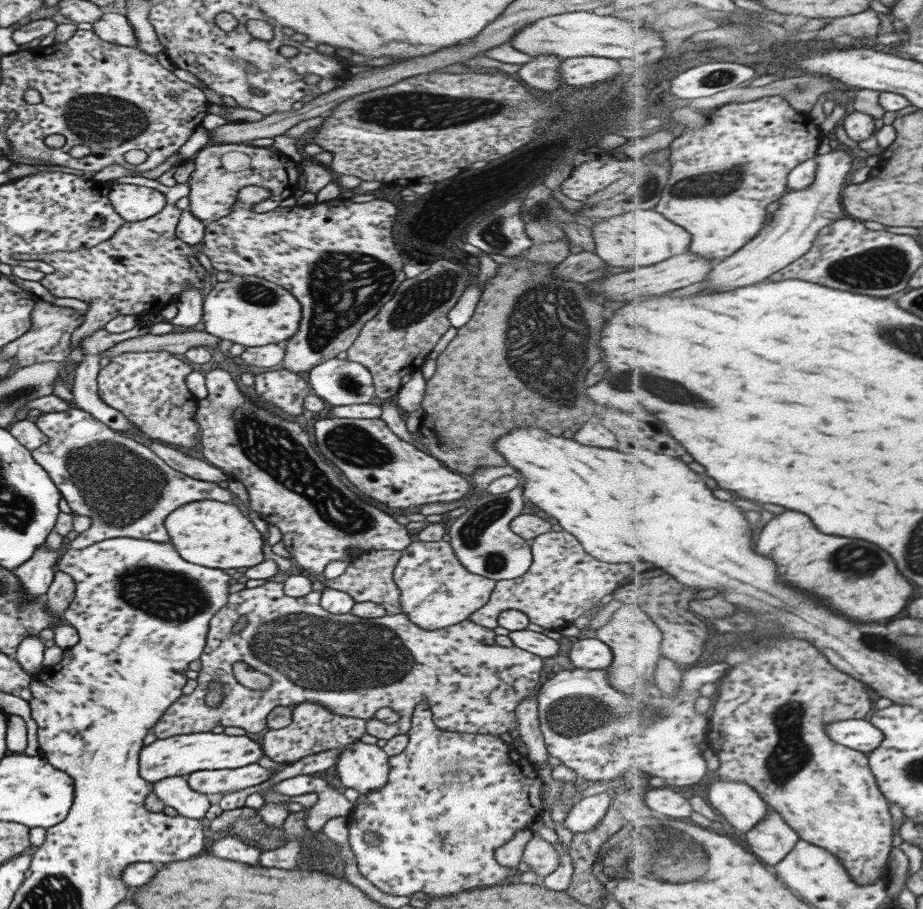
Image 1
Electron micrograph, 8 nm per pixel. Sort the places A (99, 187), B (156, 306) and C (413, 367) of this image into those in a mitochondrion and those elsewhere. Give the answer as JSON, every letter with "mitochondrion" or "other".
{"A":"other","B":"other","C":"other"}

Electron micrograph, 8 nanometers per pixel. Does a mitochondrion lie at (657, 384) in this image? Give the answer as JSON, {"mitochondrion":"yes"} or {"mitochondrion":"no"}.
{"mitochondrion":"yes"}

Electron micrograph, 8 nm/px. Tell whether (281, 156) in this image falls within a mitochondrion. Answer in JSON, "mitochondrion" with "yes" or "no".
{"mitochondrion":"no"}

